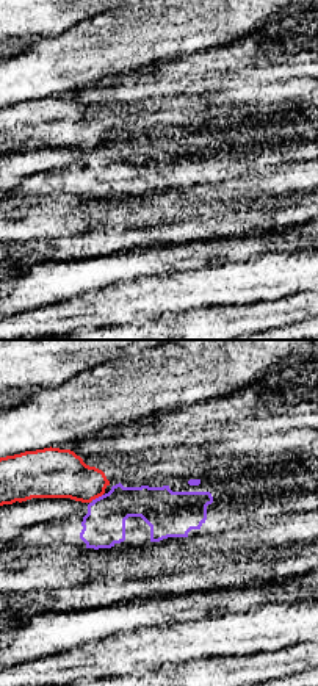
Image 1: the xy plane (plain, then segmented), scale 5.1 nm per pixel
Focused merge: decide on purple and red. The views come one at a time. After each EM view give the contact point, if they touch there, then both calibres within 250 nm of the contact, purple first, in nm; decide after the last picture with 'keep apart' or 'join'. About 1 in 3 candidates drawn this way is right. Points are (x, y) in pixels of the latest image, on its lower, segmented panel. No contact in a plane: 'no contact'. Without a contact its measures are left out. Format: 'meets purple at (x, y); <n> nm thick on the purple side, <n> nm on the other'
meets purple at (96, 498); 220 nm thick on the purple side, 260 nm on the other

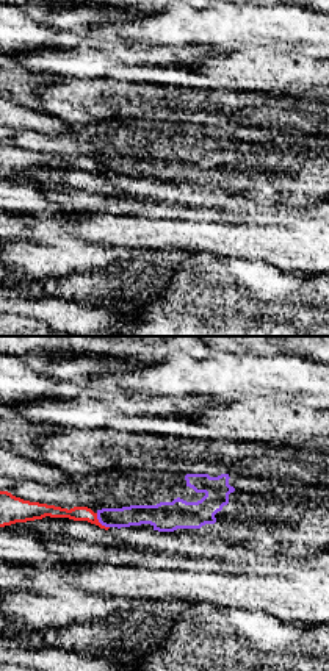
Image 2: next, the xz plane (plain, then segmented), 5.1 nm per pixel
meets purple at (101, 523); 110 nm thick on the purple side, 80 nm on the other

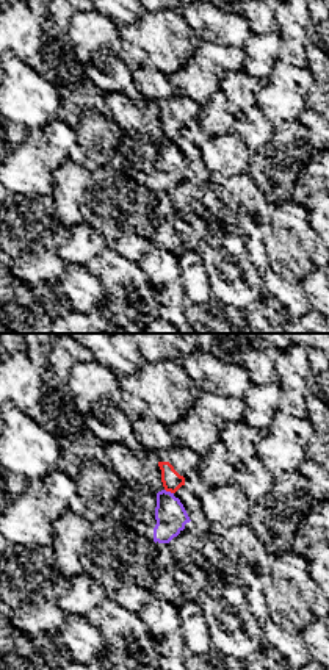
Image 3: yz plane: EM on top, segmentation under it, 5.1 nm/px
meets purple at (169, 492); 160 nm thick on the purple side, 100 nm on the other

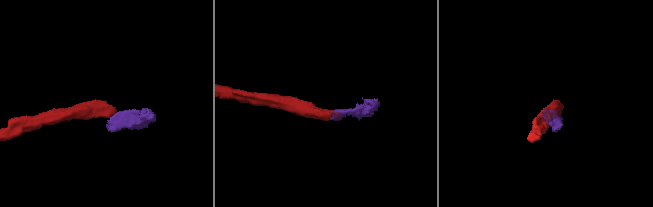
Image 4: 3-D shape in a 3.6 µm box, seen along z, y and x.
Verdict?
keep apart

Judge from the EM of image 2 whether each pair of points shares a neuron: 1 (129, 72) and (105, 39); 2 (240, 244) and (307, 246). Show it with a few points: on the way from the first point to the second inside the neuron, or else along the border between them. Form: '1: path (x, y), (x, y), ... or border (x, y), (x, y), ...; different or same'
1: path (122, 64), (105, 47); same
2: path (257, 244), (290, 246); same

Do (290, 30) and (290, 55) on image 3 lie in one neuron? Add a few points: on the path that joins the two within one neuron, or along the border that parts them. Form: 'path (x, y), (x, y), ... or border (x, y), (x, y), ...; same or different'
path (290, 36), (290, 49); same

